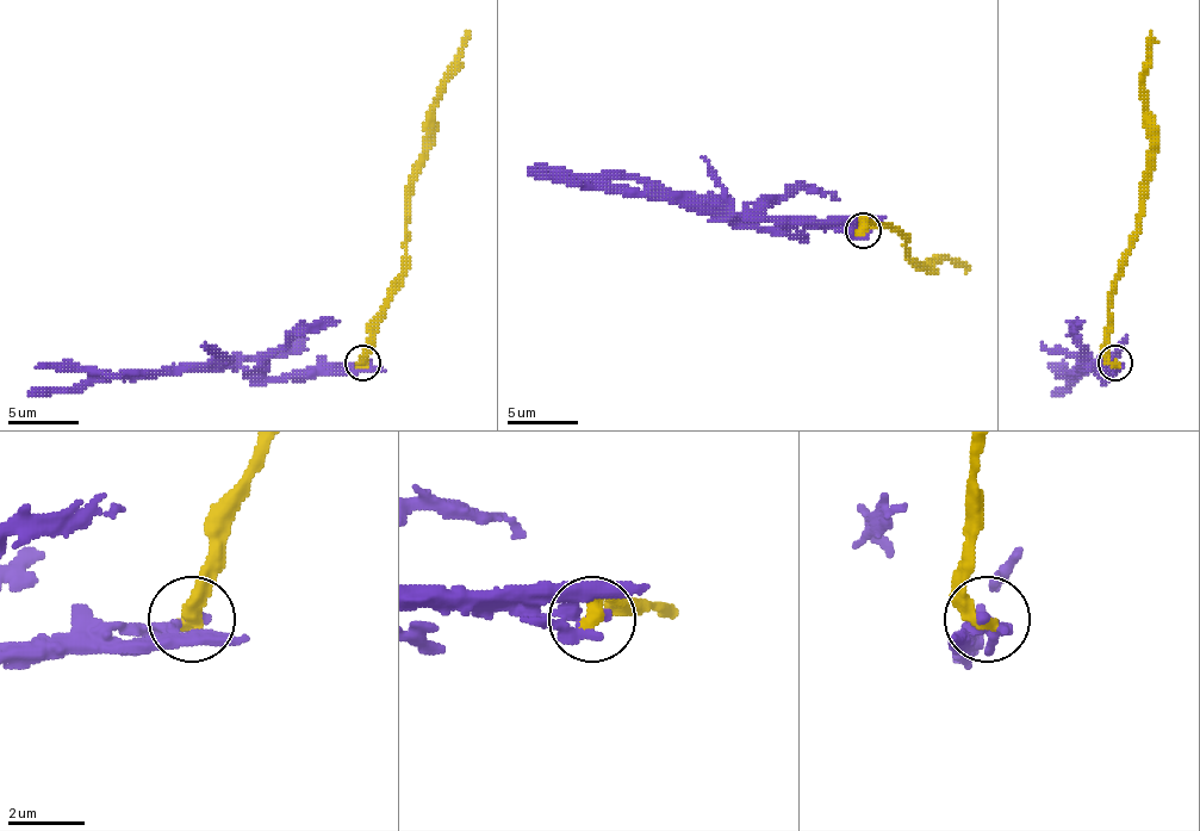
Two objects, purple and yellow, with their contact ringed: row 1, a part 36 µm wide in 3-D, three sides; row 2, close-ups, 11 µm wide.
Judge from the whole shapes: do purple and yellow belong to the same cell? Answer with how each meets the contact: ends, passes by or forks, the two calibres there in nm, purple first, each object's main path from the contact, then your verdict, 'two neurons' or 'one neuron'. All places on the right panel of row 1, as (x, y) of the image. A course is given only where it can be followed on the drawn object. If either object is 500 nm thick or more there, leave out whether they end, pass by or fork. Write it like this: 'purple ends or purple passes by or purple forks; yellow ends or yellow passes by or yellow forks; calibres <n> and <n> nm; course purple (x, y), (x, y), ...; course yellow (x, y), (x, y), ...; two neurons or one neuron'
purple ends; yellow ends; calibres 440 and 400 nm; course purple (1115, 364), (1105, 377), (1098, 367), (1083, 371), (1052, 395); course yellow (1115, 364), (1108, 360), (1108, 299), (1137, 229), (1141, 184), (1151, 152), (1144, 67), (1151, 31); two neurons

